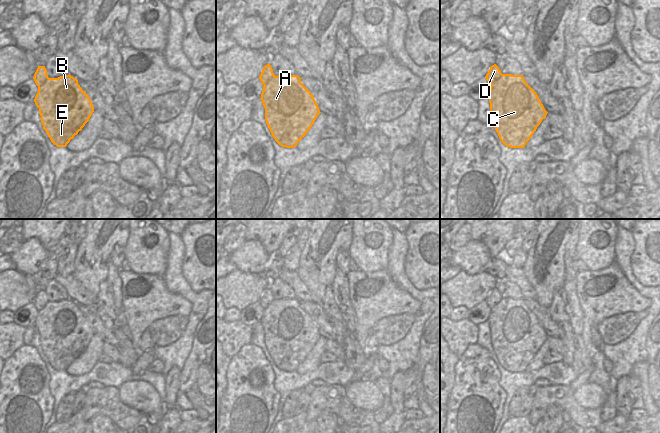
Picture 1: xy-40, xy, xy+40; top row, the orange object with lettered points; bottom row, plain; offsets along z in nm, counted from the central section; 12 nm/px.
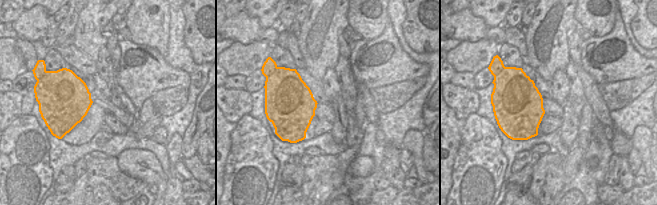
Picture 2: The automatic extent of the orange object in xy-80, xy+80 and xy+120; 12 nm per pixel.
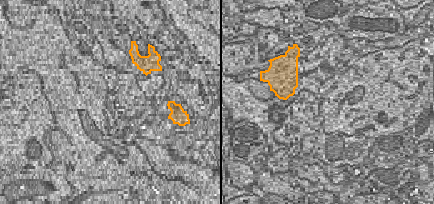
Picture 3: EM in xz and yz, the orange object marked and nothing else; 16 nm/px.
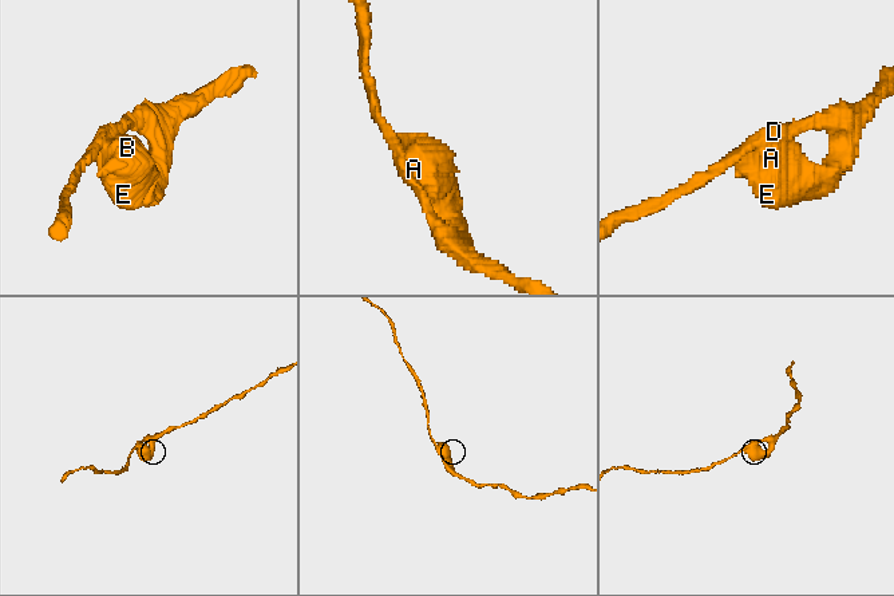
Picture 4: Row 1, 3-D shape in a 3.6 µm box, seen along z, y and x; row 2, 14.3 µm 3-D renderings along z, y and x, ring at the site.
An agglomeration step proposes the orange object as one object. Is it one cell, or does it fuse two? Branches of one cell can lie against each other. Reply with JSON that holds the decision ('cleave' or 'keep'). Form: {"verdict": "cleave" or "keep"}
{"verdict": "keep"}

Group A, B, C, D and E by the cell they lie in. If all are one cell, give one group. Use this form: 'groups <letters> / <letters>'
groups A B C D E

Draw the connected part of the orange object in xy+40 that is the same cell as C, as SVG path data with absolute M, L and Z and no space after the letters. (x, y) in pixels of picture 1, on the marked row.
M494 64L485 78L491 84L488 94L490 115L500 141L506 147L524 148L548 112L523 75L502 74L499 67Z

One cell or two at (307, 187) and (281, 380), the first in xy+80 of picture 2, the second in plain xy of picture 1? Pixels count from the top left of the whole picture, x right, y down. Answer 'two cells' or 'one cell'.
two cells

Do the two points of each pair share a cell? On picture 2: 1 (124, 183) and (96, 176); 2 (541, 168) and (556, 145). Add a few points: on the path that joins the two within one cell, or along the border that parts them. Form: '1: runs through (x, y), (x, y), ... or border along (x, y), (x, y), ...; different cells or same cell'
1: runs through (117, 182), (111, 176), (103, 176); same cell
2: border along (550, 150), (559, 152); different cells

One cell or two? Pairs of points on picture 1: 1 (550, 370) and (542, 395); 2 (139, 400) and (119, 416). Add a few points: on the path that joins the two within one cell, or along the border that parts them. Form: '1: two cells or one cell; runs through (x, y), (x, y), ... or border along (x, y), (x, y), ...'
1: two cells; border along (550, 383), (568, 386)
2: two cells; border along (117, 388), (119, 399), (123, 403), (146, 414)

